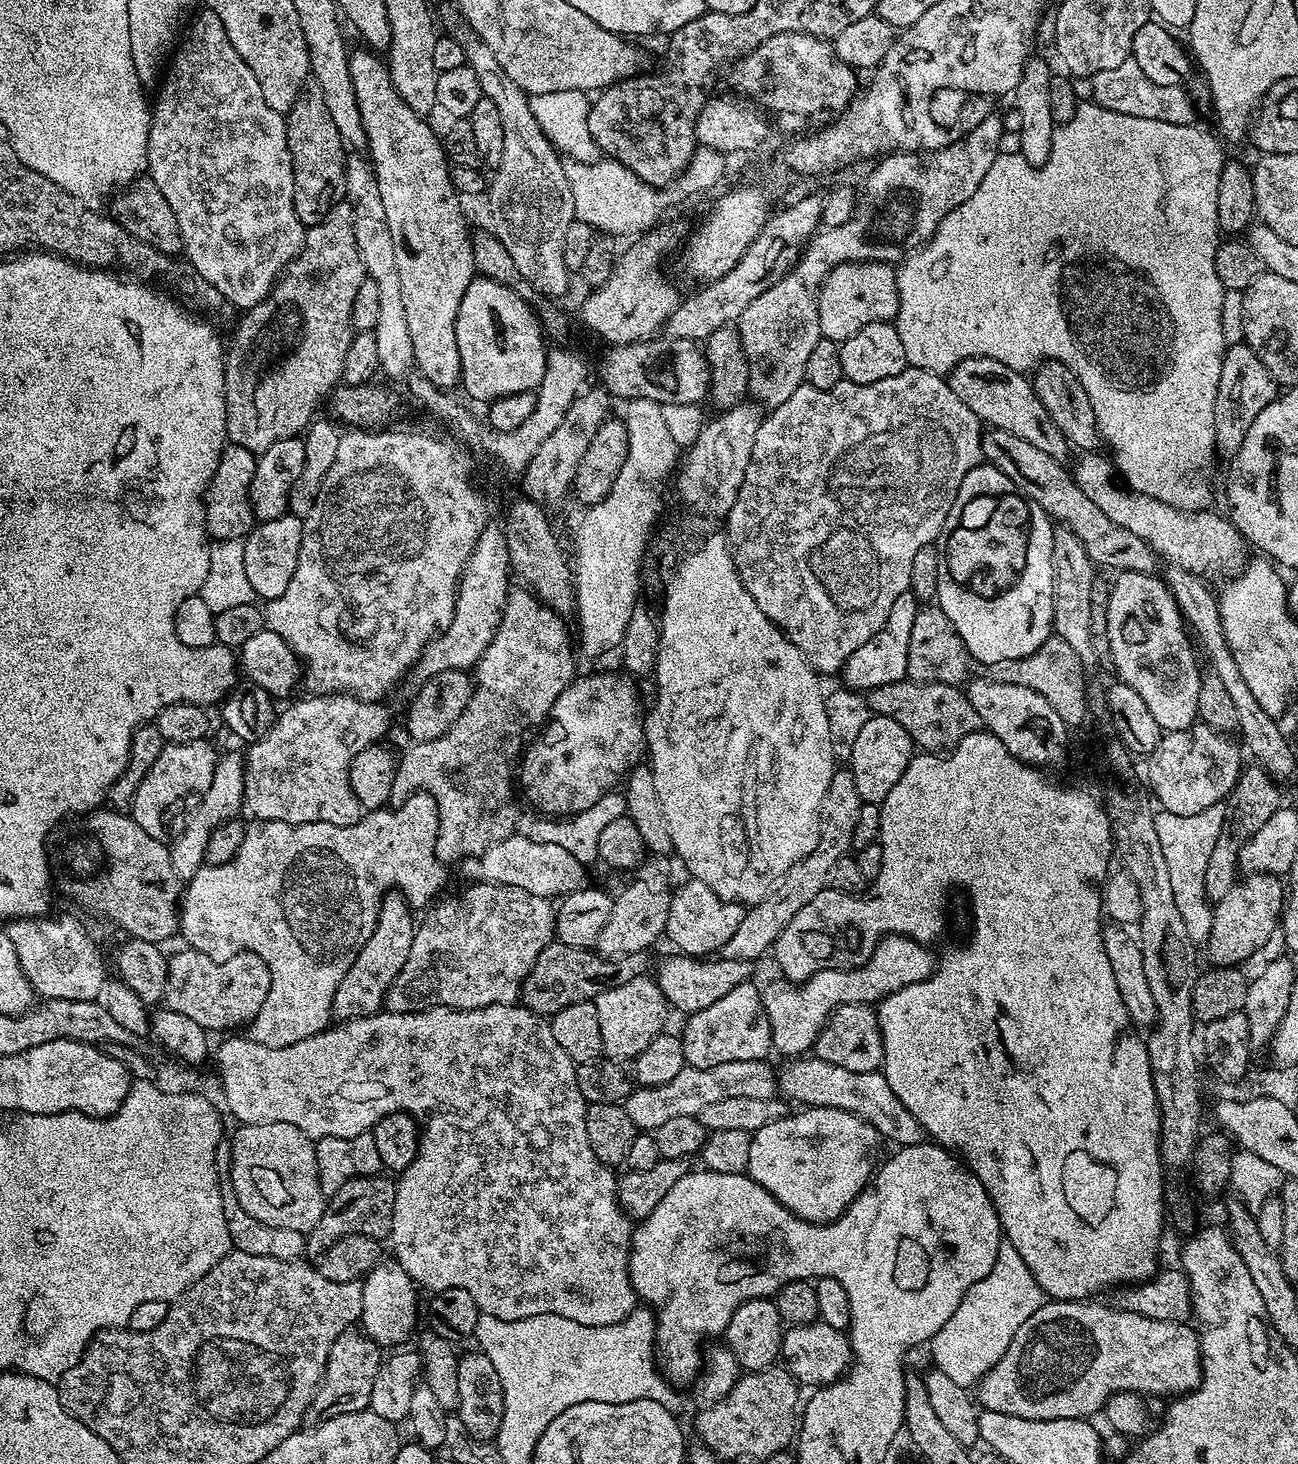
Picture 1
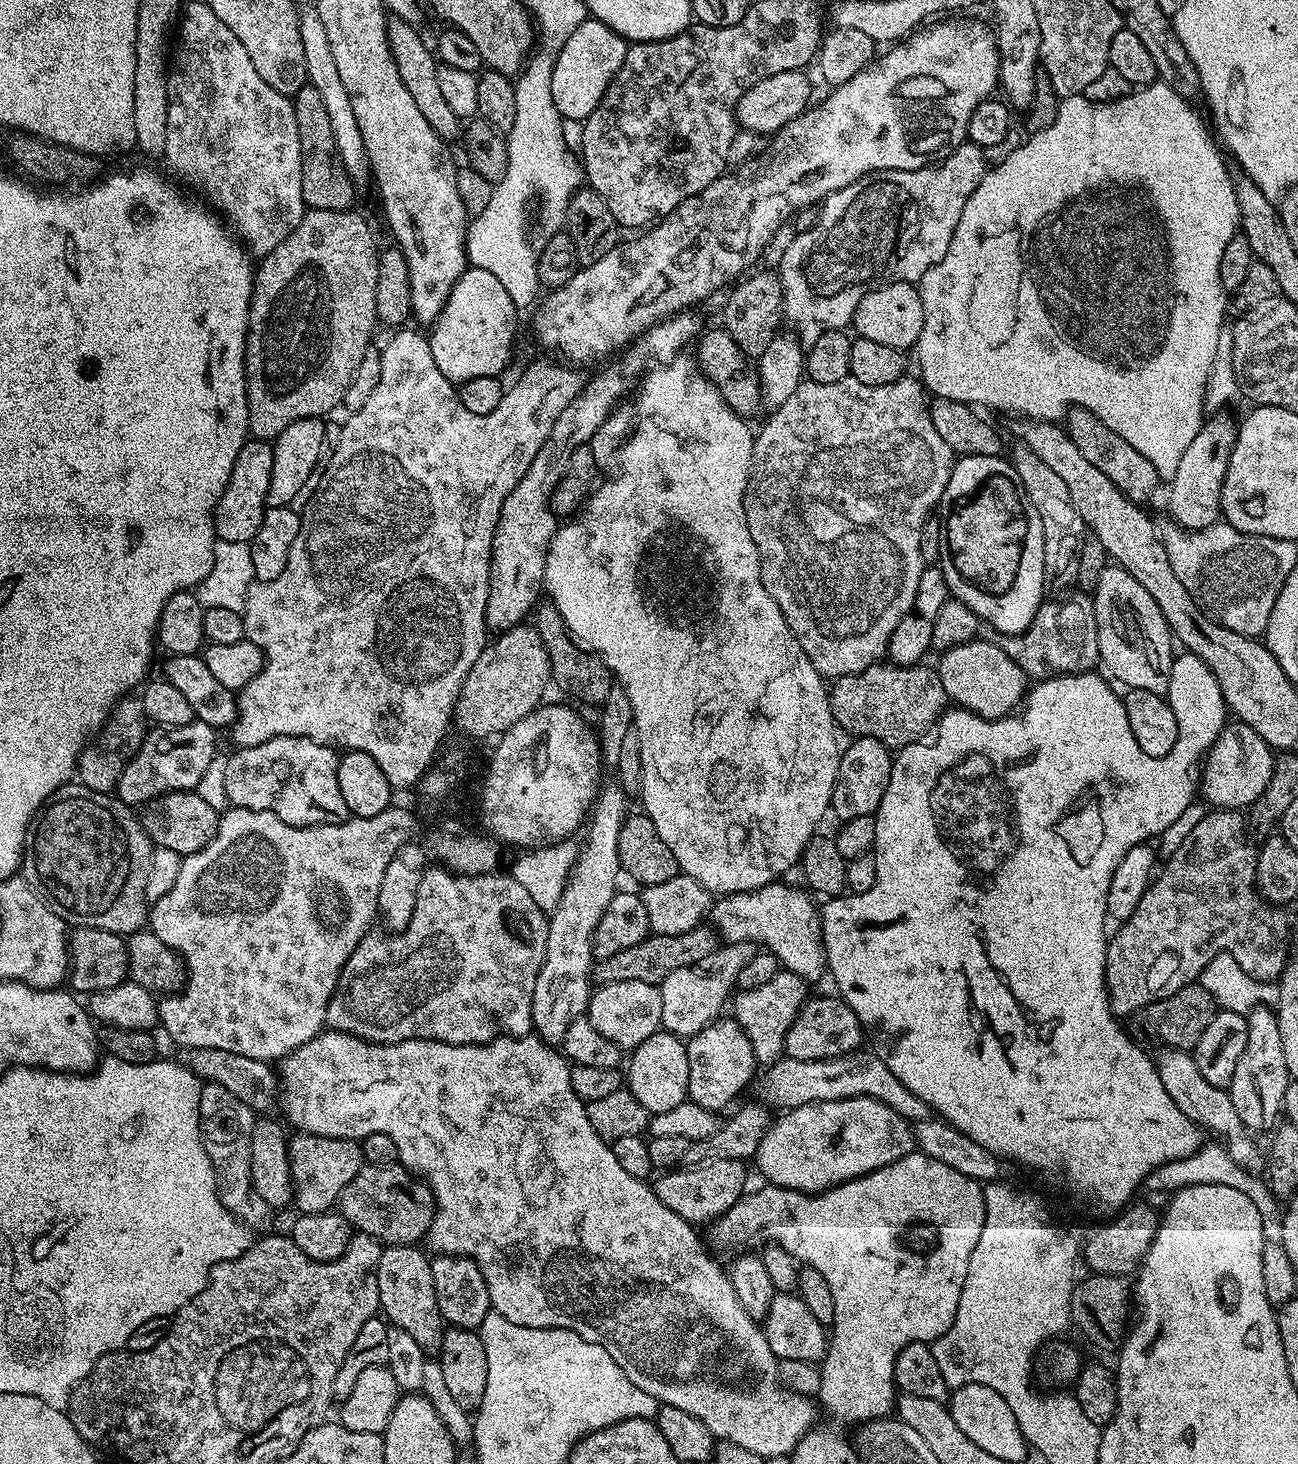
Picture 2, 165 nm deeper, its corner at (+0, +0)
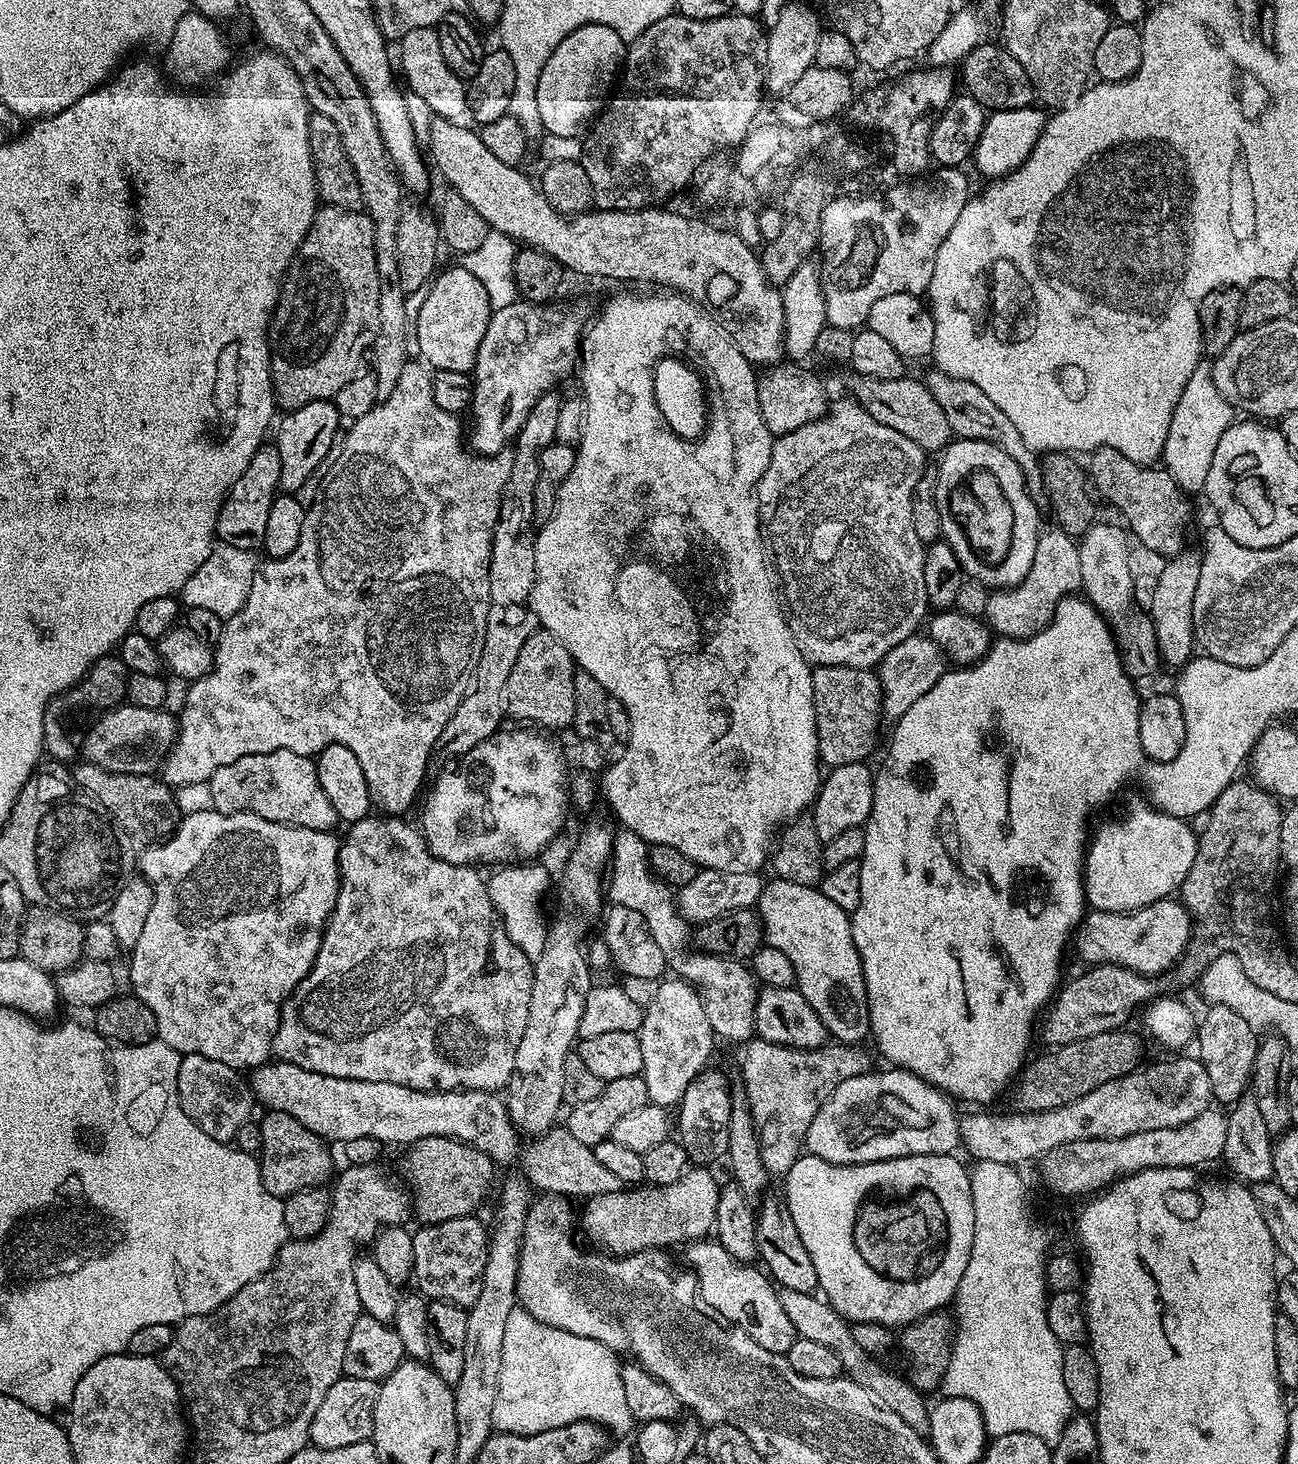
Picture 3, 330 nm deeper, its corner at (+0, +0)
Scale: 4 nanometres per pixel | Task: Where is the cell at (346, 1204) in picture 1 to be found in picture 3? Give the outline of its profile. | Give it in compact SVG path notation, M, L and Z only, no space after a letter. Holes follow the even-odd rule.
M450 1136L422 1138L405 1152L408 1153L400 1164L404 1171L403 1183L414 1197L414 1216L420 1219L421 1225L450 1222L450 1218L473 1215L476 1207L487 1198L492 1188L492 1175L498 1171L497 1165L485 1152Z

